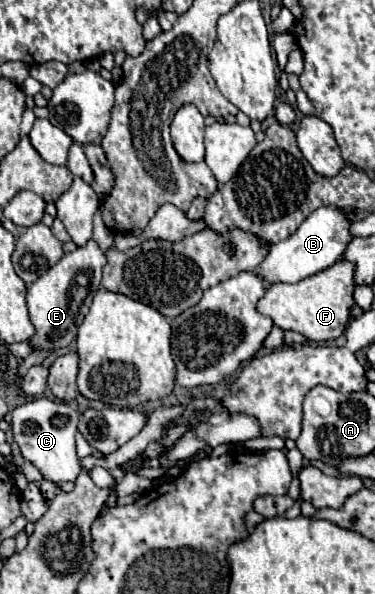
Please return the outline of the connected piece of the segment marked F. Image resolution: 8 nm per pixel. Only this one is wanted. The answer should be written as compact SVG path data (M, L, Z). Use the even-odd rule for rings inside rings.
M340 260L338 264L310 276L304 278L296 284L270 284L264 298L258 302L258 310L264 316L270 316L274 320L276 326L280 326L282 330L294 330L304 334L308 340L314 342L328 342L328 340L336 340L338 336L344 334L348 320L350 320L350 312L354 308L354 272L356 266L348 260Z

